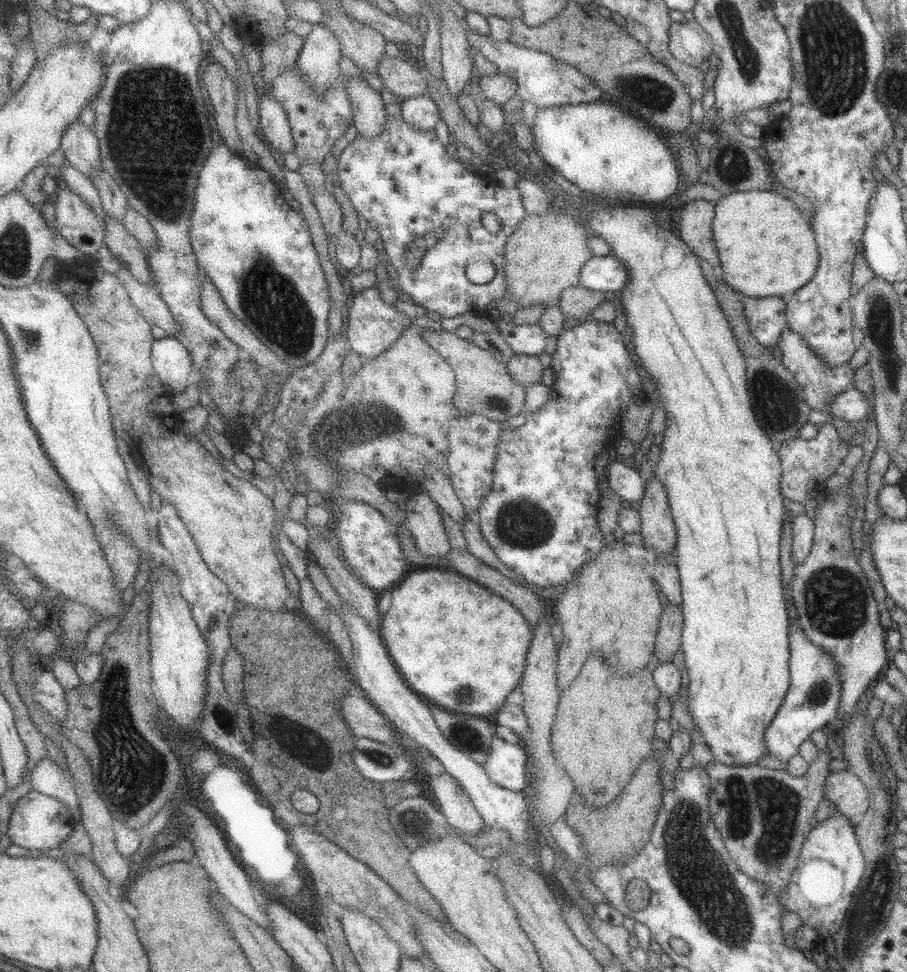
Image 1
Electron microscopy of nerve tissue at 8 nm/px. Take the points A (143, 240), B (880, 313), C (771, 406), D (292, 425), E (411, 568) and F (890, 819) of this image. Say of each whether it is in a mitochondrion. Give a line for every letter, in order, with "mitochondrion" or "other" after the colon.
A: other
B: mitochondrion
C: mitochondrion
D: other
E: other
F: other

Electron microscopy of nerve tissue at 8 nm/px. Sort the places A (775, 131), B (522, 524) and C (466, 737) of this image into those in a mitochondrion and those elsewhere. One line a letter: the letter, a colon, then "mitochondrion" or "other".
A: other
B: mitochondrion
C: mitochondrion

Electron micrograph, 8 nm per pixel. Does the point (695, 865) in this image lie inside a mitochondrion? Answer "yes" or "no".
yes

